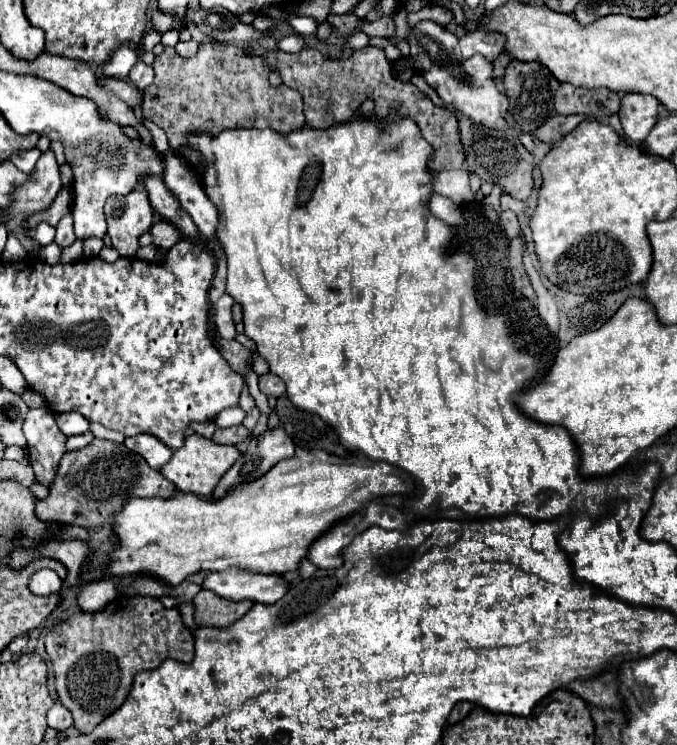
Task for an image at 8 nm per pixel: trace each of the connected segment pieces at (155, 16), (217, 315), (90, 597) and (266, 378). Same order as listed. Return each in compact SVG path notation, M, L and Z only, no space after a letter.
M154 8L154 10L152 10L152 26L154 26L158 32L166 32L166 30L174 28L176 22L174 22L172 16L168 16L168 14L160 12L158 8Z
M224 294L214 308L214 324L216 324L218 334L224 340L232 340L236 336L234 322L232 322L232 304L234 304L234 300Z
M114 580L88 584L78 592L78 604L84 612L100 612L114 598L116 598L116 582Z
M264 374L264 376L260 376L260 392L262 394L266 394L266 396L274 396L274 398L280 398L284 392L286 392L286 386L284 386L284 382L280 380L280 378L276 378L274 374Z

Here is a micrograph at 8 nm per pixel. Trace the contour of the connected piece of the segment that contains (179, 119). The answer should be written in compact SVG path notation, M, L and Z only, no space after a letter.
M210 40L198 48L198 52L192 58L182 58L176 54L174 48L166 48L160 56L152 62L154 68L154 82L144 90L144 102L142 112L144 118L150 118L156 126L160 126L170 146L180 150L186 144L186 134L190 132L204 132L218 134L228 128L272 128L282 134L292 132L300 126L304 126L304 114L302 114L302 96L300 92L288 88L288 86L272 86L268 82L270 66L266 58L250 54L246 48L240 46L220 46L218 42Z

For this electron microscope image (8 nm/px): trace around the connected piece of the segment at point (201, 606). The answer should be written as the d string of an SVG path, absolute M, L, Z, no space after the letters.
M200 590L194 596L192 604L194 604L196 626L218 626L218 628L230 626L232 622L242 618L252 608L250 600L232 602L232 600L216 596L214 592L208 592L208 590Z

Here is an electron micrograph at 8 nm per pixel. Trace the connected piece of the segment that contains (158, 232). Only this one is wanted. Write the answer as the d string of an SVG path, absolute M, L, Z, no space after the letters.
M156 222L150 234L152 234L152 244L160 250L170 250L182 238L182 234L170 222Z

